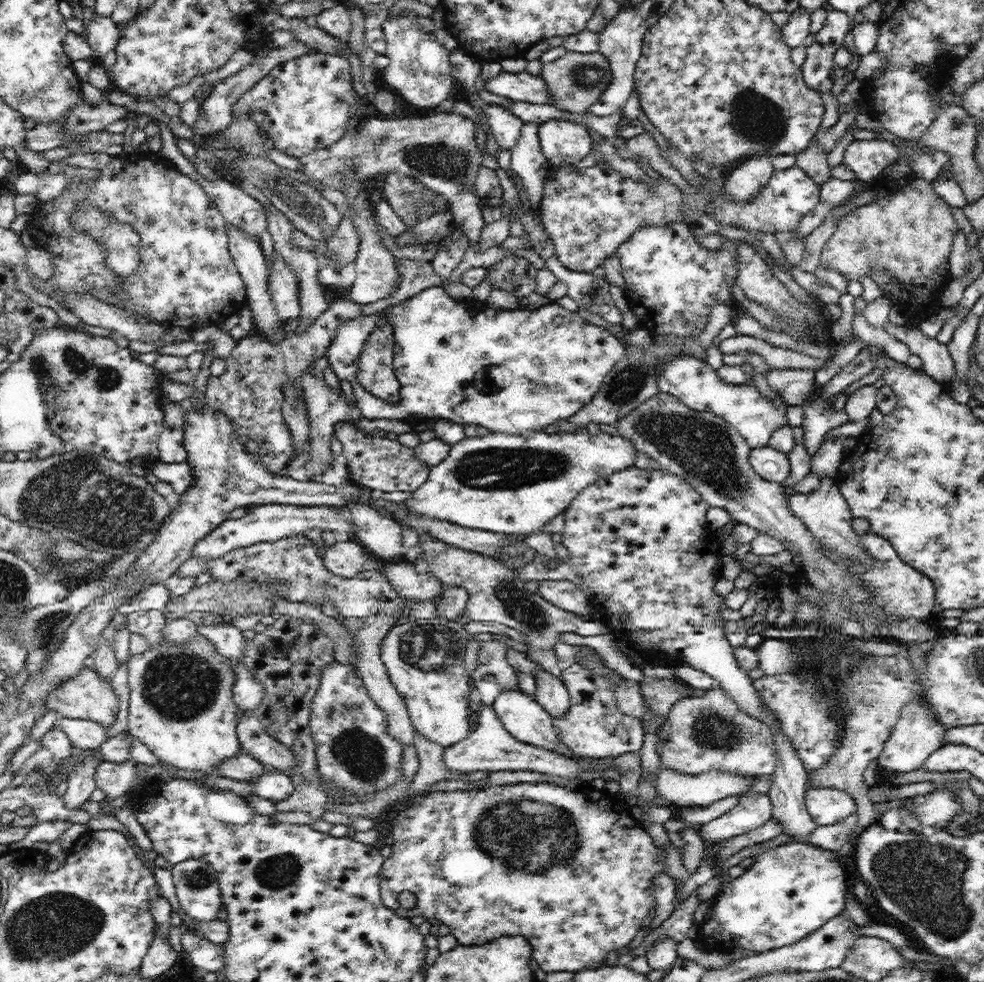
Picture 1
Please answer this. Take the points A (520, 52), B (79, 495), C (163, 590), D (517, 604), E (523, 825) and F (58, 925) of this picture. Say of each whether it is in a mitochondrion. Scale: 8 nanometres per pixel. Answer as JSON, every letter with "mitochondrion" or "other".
{"A":"other","B":"mitochondrion","C":"other","D":"mitochondrion","E":"mitochondrion","F":"mitochondrion"}

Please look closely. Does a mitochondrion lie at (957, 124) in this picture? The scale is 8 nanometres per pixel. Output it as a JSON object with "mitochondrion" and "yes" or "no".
{"mitochondrion":"yes"}

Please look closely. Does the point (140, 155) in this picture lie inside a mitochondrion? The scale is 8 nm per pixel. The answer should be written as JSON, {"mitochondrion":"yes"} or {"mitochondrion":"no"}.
{"mitochondrion":"no"}

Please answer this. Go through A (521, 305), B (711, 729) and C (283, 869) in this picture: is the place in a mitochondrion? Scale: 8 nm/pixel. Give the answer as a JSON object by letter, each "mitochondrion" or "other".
{"A":"other","B":"mitochondrion","C":"mitochondrion"}

